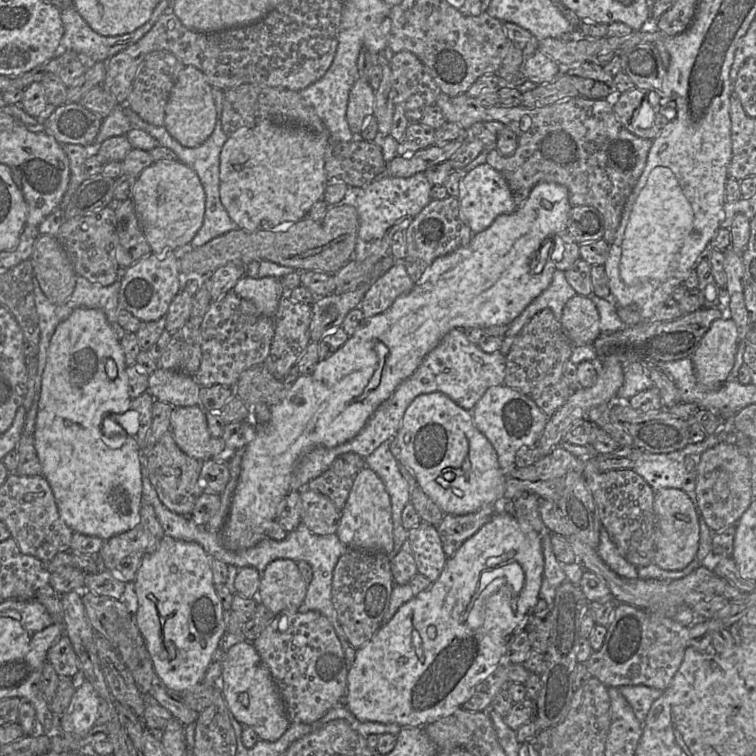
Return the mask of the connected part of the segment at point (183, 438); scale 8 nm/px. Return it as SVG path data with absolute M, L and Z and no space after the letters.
M201 406L174 407L171 415L170 430L177 445L185 454L201 462L210 459L209 442L212 437L208 430L206 412Z

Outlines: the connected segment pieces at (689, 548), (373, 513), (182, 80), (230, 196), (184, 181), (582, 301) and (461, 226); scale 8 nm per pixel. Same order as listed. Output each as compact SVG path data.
M677 488L654 492L655 555L653 562L664 570L682 570L695 559L700 538L699 520L689 496Z
M365 466L354 477L352 489L341 512L336 532L348 548L391 554L394 547L392 508L388 492L380 477Z
M185 66L180 72L167 100L164 126L181 145L189 148L198 147L213 133L217 112L212 89L208 78L198 68Z
M263 120L254 127L242 127L230 135L220 154L220 199L230 218L248 232L270 231L281 224L294 224L305 218L312 206L323 199L330 184L325 171L325 155L330 133Z
M180 160L156 161L145 168L136 179L131 199L140 228L151 247L151 252L157 256L166 251L181 253L187 249L203 224L206 202L204 187L197 173Z
M576 294L565 304L560 320L574 346L592 344L601 334L599 312L590 296Z
M447 196L442 200L432 199L405 230L406 256L403 261L396 262L402 262L413 283L417 283L436 258L467 246L472 236L472 231L462 217L458 198Z

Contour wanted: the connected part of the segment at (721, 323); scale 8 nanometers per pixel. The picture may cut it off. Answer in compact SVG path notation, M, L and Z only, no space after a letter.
M731 319L714 321L691 356L697 381L705 389L722 386L731 372L739 344L736 323Z

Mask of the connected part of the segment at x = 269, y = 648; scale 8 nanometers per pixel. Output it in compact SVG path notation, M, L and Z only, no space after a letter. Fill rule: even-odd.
M281 612L252 643L270 671L290 723L314 723L335 706L345 704L348 668L344 651L333 626L320 613Z

